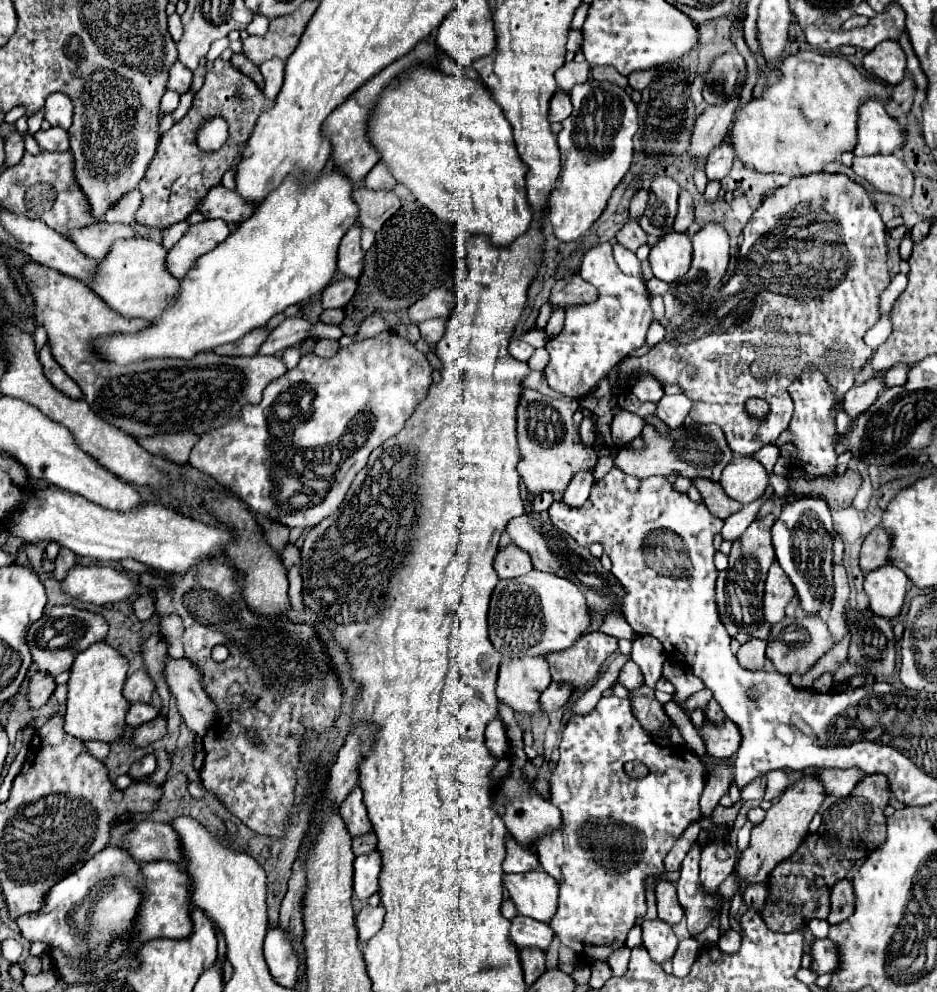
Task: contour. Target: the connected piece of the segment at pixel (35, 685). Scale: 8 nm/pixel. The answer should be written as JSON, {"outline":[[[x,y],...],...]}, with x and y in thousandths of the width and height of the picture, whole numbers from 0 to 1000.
{"outline":[[[39,677],[33,688],[31,688],[31,708],[33,708],[33,714],[44,714],[52,704],[54,700],[59,698],[59,683],[57,681],[50,681],[48,677]]]}

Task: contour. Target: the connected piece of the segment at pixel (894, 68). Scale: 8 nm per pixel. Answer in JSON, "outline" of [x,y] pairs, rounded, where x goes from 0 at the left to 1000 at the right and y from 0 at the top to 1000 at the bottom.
{"outline":[[[945,40],[921,58],[921,69],[934,75],[938,81],[955,87],[966,77],[966,54],[959,42]]]}

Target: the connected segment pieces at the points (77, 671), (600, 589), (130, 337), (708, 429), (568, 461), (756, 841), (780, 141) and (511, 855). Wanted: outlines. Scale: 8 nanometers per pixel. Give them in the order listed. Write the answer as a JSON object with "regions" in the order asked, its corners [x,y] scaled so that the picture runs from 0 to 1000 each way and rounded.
{"regions":[[[[104,647],[95,651],[91,657],[84,657],[74,683],[74,702],[72,702],[72,716],[69,716],[69,738],[93,748],[93,746],[108,746],[108,748],[123,748],[131,742],[133,736],[133,722],[138,718],[138,708],[131,704],[131,692],[136,685],[138,667],[116,649]]],[[[558,516],[552,522],[545,522],[545,526],[541,526],[539,536],[545,540],[545,544],[558,552],[567,565],[569,571],[577,577],[586,577],[586,579],[594,579],[601,581],[609,587],[614,587],[618,591],[618,595],[624,599],[626,603],[626,611],[635,617],[641,619],[650,619],[654,615],[663,617],[663,601],[665,601],[665,593],[658,589],[656,581],[652,577],[648,577],[639,565],[635,565],[629,558],[629,552],[618,550],[609,540],[605,540],[605,536],[597,536],[597,532],[592,532],[588,528],[588,524],[580,522],[575,518],[562,518]]],[[[360,171],[345,173],[334,185],[328,185],[328,190],[317,188],[313,177],[306,177],[304,183],[276,206],[268,220],[259,222],[238,246],[206,266],[204,274],[193,282],[187,302],[178,306],[170,321],[146,337],[118,337],[99,343],[101,357],[123,367],[140,367],[161,361],[206,361],[212,355],[223,355],[229,349],[259,341],[264,335],[283,329],[306,308],[340,296],[360,272],[360,250],[364,240],[383,218],[383,210],[375,200],[377,192],[379,185]]],[[[737,427],[727,429],[723,433],[716,433],[716,438],[705,438],[699,429],[688,429],[686,438],[686,452],[676,454],[673,450],[656,452],[652,456],[654,470],[680,480],[680,482],[693,482],[693,480],[731,480],[731,482],[757,482],[761,486],[767,486],[772,470],[782,462],[782,456],[772,440],[772,435],[763,427]]],[[[558,393],[552,411],[552,446],[558,464],[554,466],[552,474],[565,498],[601,498],[616,476],[635,474],[637,458],[633,452],[626,452],[620,446],[612,427],[612,415],[616,411],[618,405],[612,401],[588,401],[571,393]]],[[[872,782],[855,784],[853,788],[844,790],[836,798],[831,808],[819,817],[816,827],[804,835],[801,849],[799,849],[797,857],[791,859],[791,863],[789,863],[789,871],[784,875],[784,881],[789,883],[791,895],[819,889],[823,877],[831,869],[836,869],[836,867],[844,865],[844,861],[848,861],[848,857],[853,855],[853,851],[861,843],[861,833],[863,833],[866,825],[870,823],[870,819],[878,810],[878,806],[880,806],[880,798],[878,798],[878,792]]],[[[851,52],[831,63],[834,79],[825,85],[819,85],[810,99],[804,99],[791,113],[784,117],[778,129],[778,145],[784,151],[784,157],[814,175],[840,175],[840,177],[861,177],[876,173],[880,163],[893,161],[900,153],[908,153],[915,143],[915,111],[917,105],[936,97],[947,101],[949,93],[942,85],[923,81],[902,58],[885,56],[876,52]]],[[[545,843],[539,847],[539,869],[537,869],[537,879],[565,879],[575,875],[575,865],[569,855],[558,855],[554,853]]]]}

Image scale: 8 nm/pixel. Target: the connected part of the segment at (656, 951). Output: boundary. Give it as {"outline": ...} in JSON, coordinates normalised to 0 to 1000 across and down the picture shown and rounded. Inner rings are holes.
{"outline":[[[688,927],[686,929],[686,954],[691,956],[693,964],[701,972],[710,972],[720,964],[723,958],[723,944],[718,942],[716,933],[708,927]]]}

